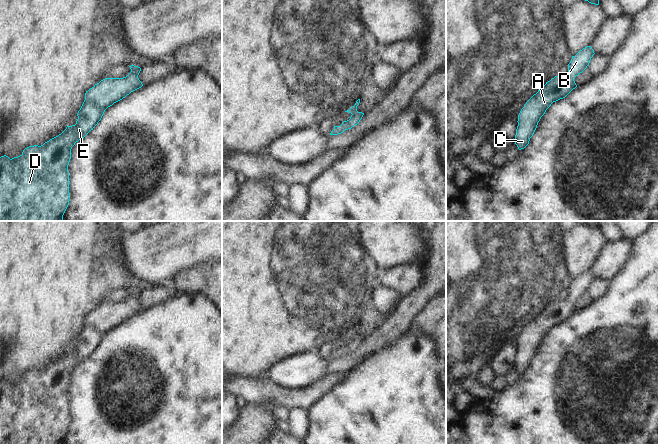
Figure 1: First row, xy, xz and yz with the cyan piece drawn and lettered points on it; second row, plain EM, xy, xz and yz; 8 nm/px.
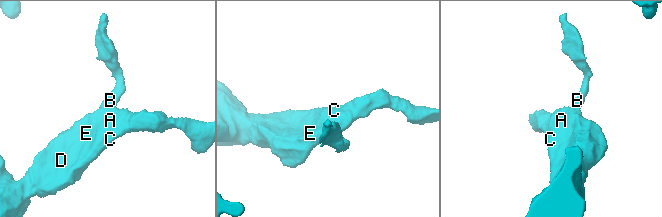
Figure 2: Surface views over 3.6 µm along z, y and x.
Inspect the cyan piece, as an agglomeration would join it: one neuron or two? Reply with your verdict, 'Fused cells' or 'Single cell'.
Single cell.

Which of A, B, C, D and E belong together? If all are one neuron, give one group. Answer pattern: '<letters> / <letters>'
A B C D E

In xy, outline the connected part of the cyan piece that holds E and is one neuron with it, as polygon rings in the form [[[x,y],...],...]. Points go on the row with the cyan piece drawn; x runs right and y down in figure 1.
[[[129,66],[131,72],[123,78],[105,78],[85,93],[75,125],[67,126],[58,136],[43,145],[29,146],[18,157],[0,157],[0,221],[63,221],[69,205],[69,172],[71,149],[101,120],[105,110],[141,88],[138,75],[141,68]]]

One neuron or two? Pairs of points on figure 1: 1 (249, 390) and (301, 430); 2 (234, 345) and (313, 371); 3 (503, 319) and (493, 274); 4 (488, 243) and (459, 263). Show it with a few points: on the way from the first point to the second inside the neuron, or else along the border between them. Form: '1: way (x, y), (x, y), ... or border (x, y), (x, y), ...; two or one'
1: border (306, 408), (291, 407), (289, 409); two
2: border (303, 352), (298, 352), (277, 361), (262, 375); two
3: way (500, 308), (500, 285); one
4: border (476, 238), (481, 266), (473, 272); two

